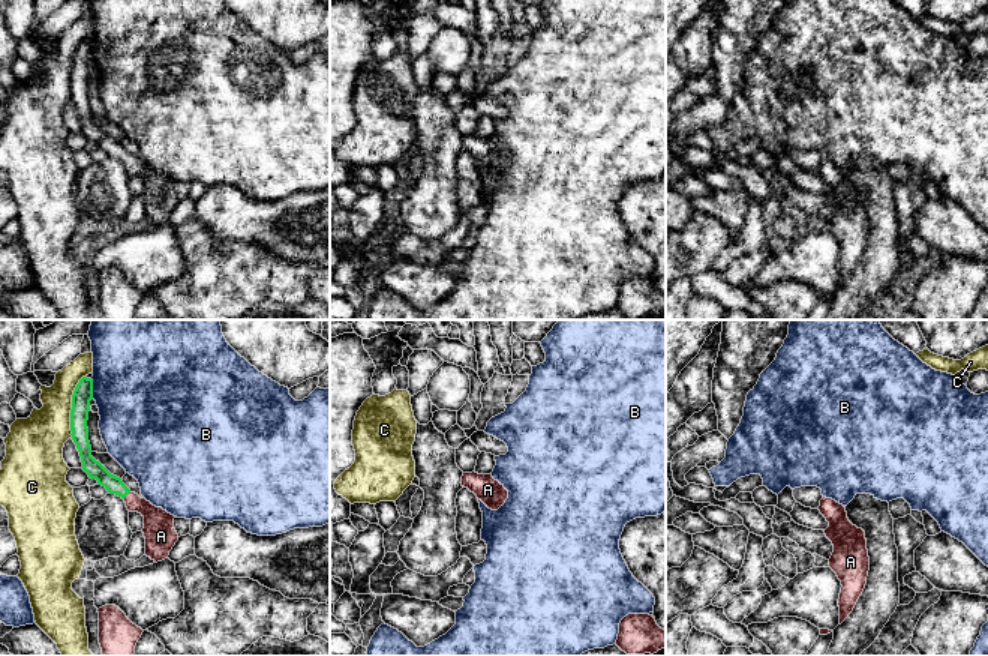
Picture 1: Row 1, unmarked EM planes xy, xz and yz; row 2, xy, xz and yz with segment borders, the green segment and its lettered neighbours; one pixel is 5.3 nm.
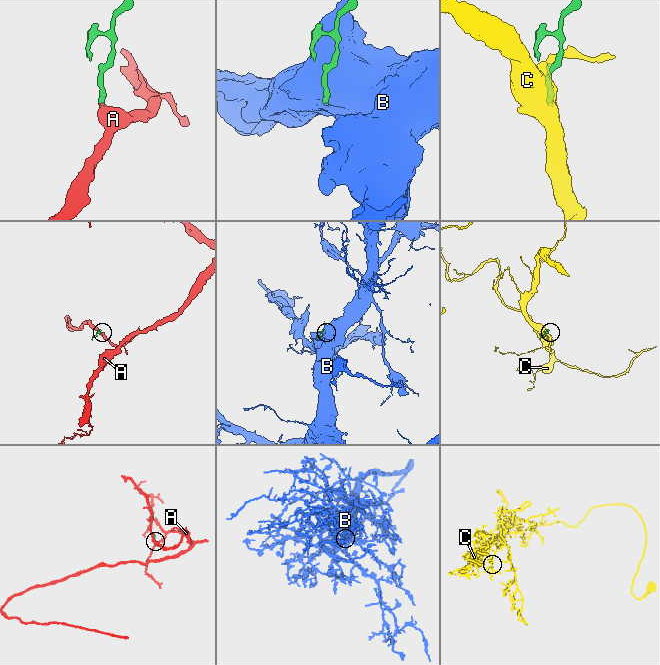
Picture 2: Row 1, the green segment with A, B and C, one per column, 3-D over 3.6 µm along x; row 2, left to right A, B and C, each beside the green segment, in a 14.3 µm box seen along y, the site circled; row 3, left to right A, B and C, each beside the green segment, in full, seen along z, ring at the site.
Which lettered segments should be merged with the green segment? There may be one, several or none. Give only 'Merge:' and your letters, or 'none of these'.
Merge: A

